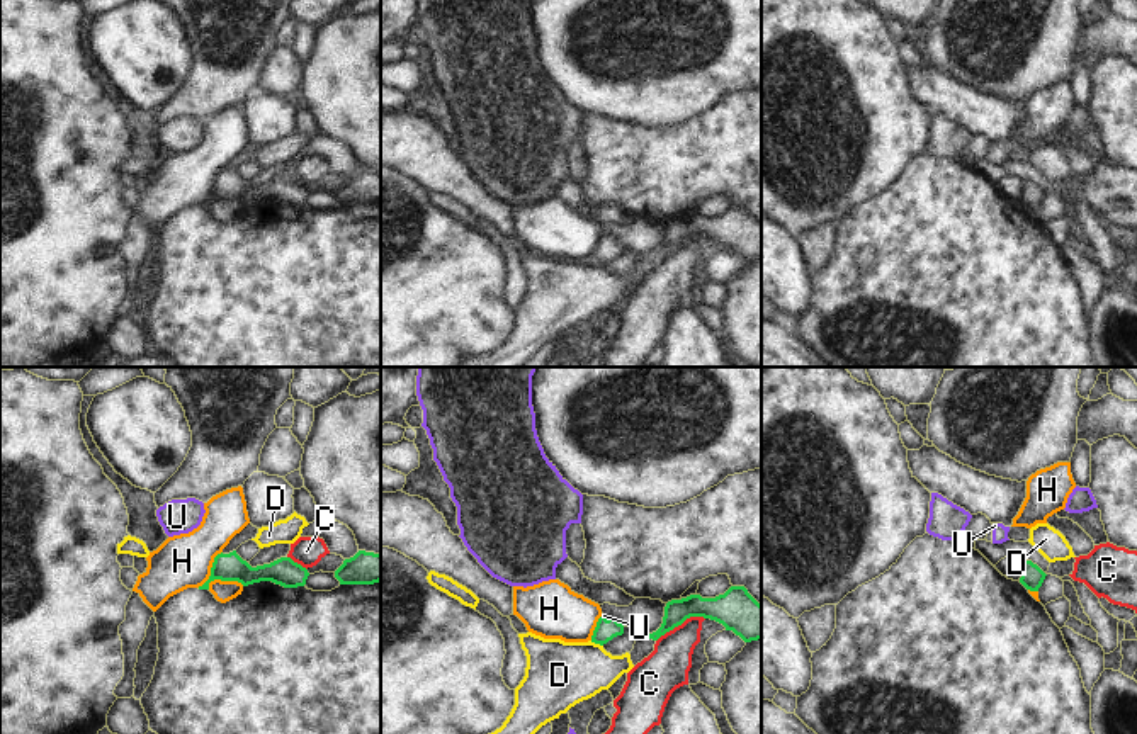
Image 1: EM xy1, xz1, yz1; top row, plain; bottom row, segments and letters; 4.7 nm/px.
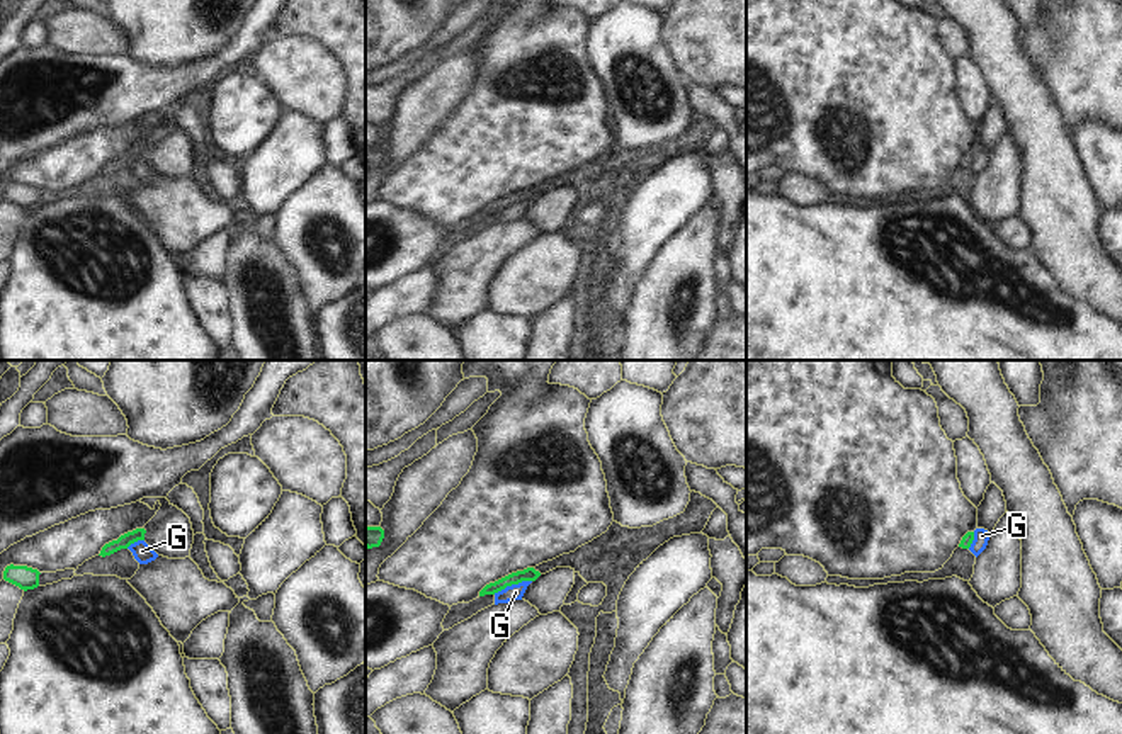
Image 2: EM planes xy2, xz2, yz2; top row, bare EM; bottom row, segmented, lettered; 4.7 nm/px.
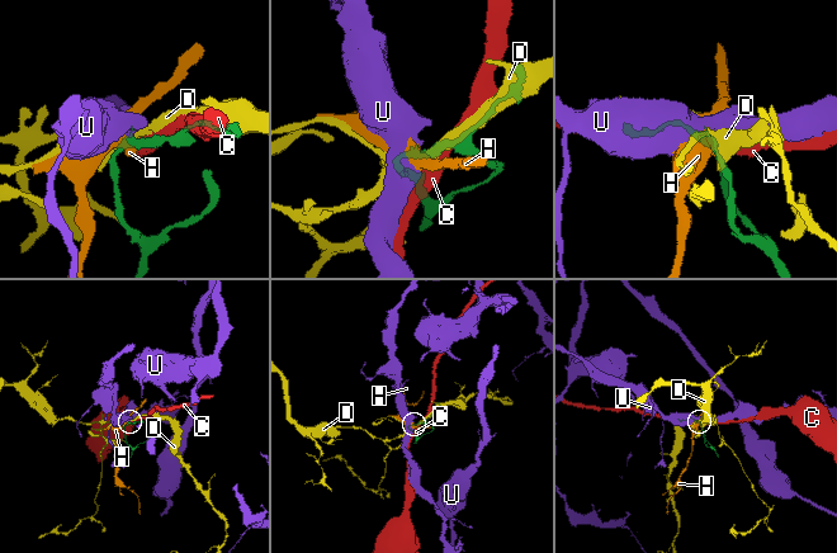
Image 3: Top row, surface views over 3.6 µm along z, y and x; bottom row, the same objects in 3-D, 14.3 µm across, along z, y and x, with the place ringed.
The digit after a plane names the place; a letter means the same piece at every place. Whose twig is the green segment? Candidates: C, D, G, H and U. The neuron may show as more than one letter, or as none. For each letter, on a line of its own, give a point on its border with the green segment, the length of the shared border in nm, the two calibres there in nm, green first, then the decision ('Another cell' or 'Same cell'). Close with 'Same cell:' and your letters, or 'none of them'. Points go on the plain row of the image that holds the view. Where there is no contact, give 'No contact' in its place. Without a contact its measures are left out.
C: Touches green at xz1 (680, 243). Shared border 260 nm. Thickness 160 nm (green) against 220 nm. Another cell
D: Touches green at xz1 (597, 262). Shared border 70 nm. Thickness 100 nm (green) against 320 nm. Another cell
G: Touches green at xz2 (512, 203). Shared border 200 nm. Thickness 60 nm (green) against 80 nm. Another cell
H: Touches green at xy1 (220, 197). Shared border 220 nm. Thickness 130 nm (green) against 260 nm. Another cell
U: Touches green at xz1 (605, 238). Shared border 40 nm. Thickness 100 nm (green) against 20 nm. Same cell
Same cell: U.

